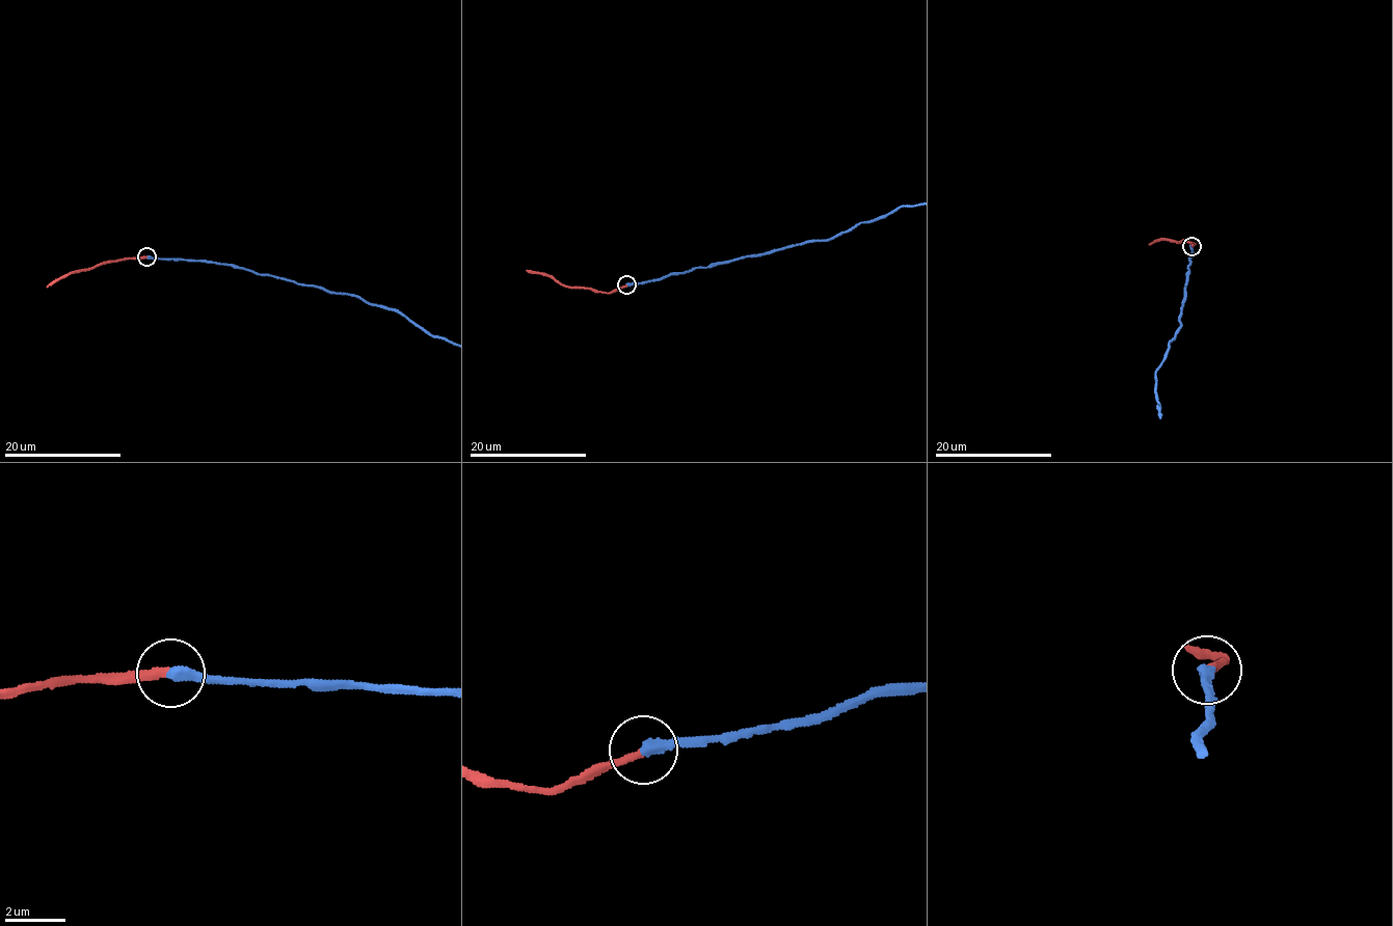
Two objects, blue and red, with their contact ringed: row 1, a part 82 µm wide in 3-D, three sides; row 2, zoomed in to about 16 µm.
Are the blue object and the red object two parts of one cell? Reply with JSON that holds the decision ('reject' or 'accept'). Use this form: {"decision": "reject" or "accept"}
{"decision": "accept"}

